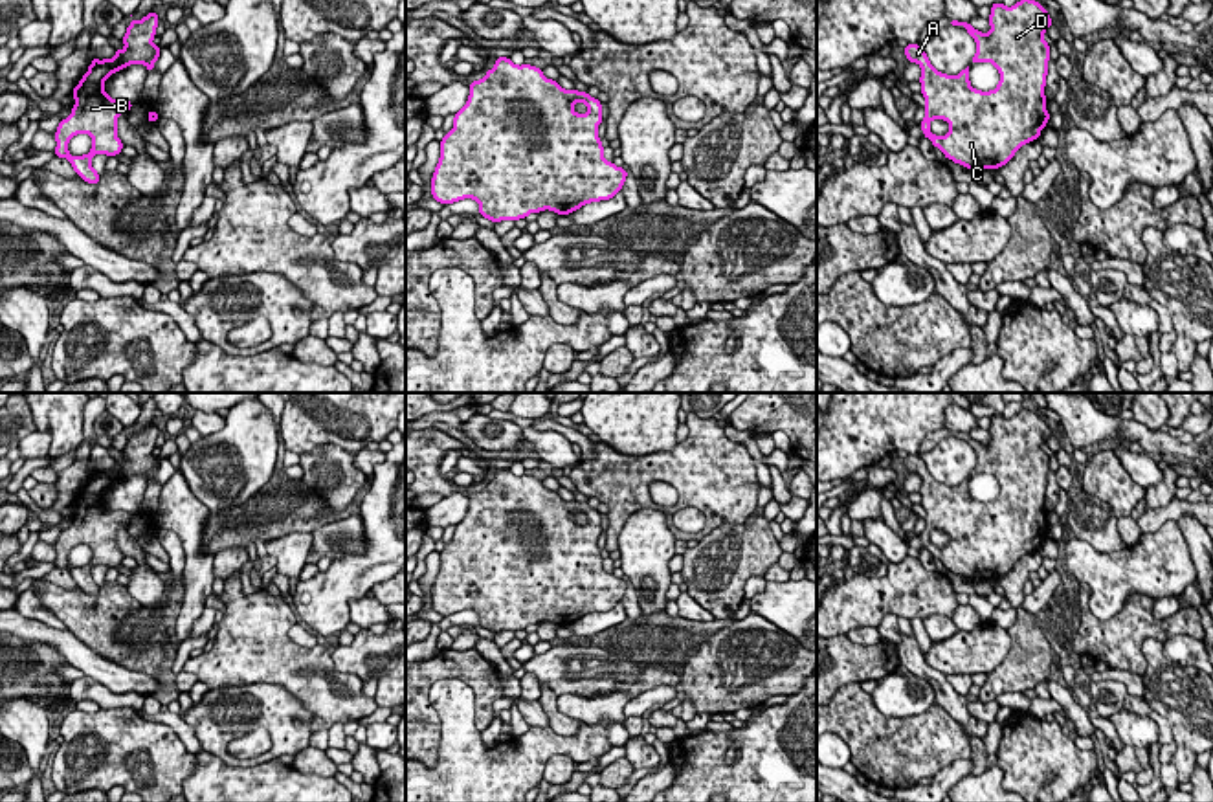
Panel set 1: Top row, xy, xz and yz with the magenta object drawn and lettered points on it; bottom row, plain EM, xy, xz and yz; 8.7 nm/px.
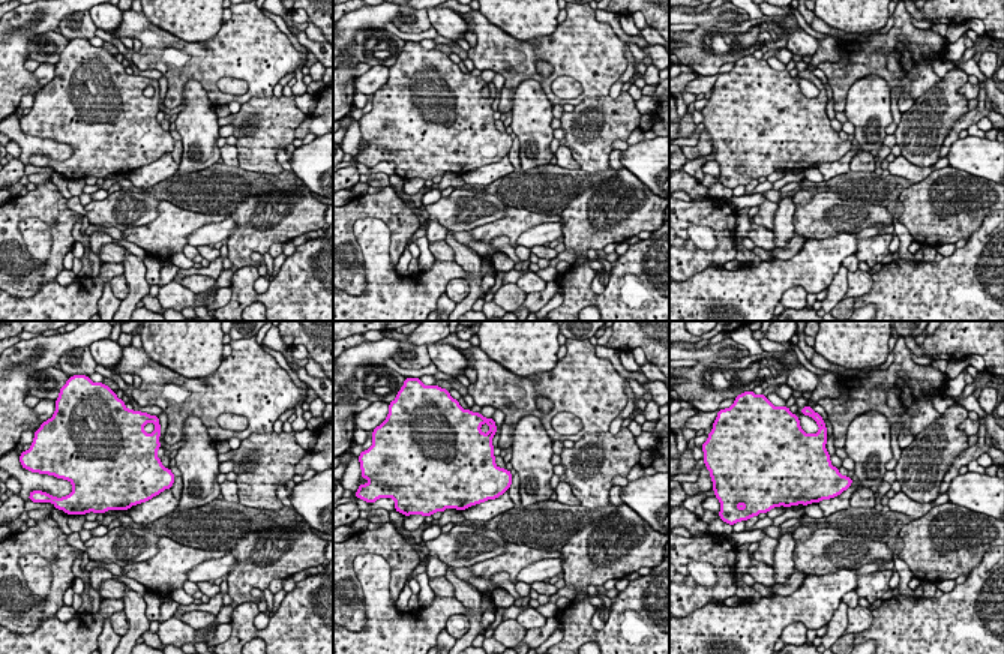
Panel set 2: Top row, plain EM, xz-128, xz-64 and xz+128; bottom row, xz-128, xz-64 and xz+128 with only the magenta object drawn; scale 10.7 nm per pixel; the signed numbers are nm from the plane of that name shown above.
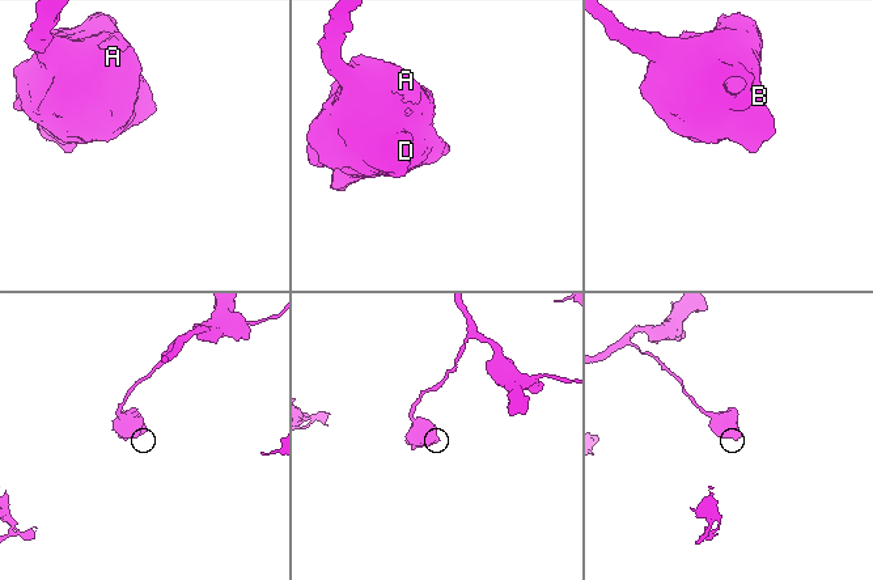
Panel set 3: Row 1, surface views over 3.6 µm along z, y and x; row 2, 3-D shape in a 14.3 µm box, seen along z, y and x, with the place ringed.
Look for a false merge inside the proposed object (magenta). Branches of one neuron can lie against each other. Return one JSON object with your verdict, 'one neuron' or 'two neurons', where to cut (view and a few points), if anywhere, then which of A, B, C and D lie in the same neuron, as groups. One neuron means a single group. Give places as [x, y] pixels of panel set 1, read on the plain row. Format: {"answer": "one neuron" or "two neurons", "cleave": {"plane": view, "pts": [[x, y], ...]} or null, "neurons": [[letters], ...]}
{"answer": "one neuron", "cleave": null, "neurons": [["A", "B", "C", "D"]]}

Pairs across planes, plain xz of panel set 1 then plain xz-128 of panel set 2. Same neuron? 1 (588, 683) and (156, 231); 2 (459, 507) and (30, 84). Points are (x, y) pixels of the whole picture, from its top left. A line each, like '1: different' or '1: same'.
1: different
2: different

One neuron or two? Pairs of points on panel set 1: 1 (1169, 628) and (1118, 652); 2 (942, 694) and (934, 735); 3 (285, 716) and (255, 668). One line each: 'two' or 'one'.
1: one
2: two
3: two

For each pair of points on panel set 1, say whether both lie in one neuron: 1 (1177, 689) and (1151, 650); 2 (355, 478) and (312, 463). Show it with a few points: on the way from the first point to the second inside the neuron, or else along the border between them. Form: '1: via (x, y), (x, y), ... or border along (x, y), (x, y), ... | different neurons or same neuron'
1: via (1168, 679), (1157, 659) | same neuron
2: via (344, 478), (336, 478), (323, 468) | same neuron

